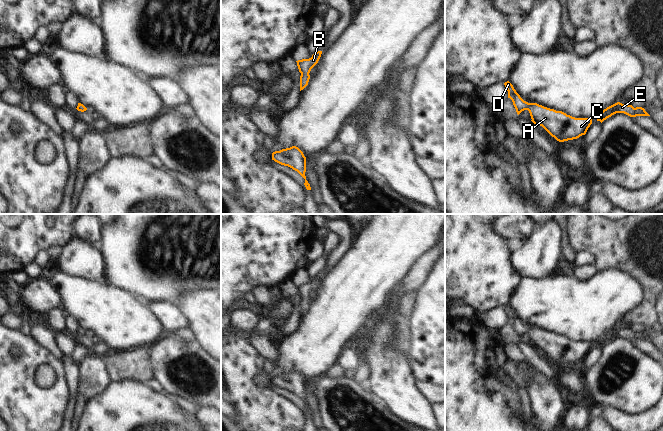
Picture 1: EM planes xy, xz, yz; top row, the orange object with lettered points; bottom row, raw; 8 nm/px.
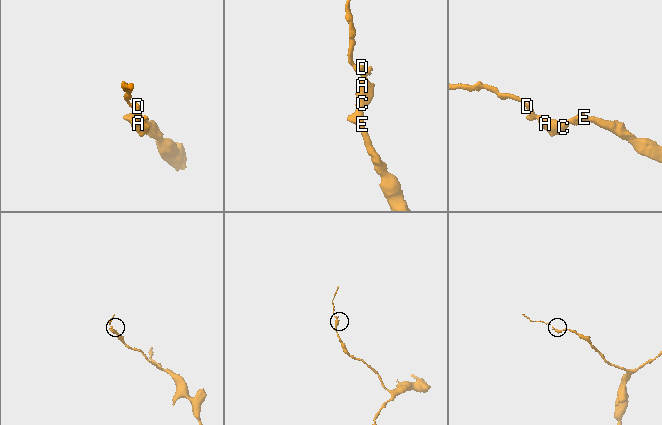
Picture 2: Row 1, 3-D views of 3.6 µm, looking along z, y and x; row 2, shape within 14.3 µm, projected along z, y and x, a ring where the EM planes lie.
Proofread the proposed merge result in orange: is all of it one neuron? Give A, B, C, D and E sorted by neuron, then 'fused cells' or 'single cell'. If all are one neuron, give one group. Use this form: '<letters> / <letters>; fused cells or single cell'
A B C D E; single cell

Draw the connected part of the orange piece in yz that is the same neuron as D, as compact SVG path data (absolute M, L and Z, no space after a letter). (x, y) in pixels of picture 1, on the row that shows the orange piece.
M509 81L505 82L504 85L508 91L508 98L512 100L517 114L528 110L531 121L535 125L542 126L559 142L577 139L585 135L592 124L591 118L575 118L562 111L556 111L537 103L528 103L520 97Z

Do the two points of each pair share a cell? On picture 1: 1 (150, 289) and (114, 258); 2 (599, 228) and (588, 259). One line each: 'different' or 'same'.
1: same
2: different

